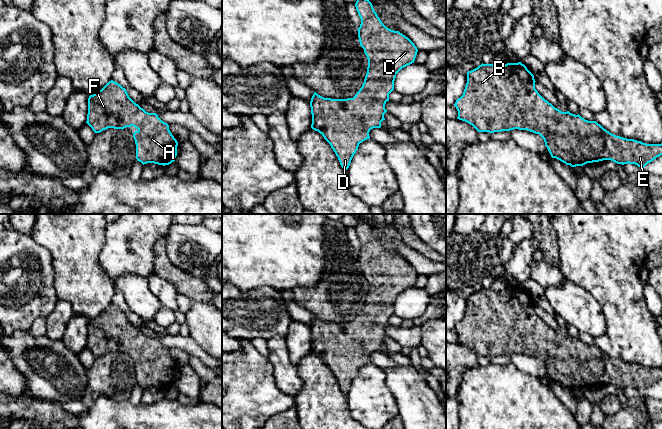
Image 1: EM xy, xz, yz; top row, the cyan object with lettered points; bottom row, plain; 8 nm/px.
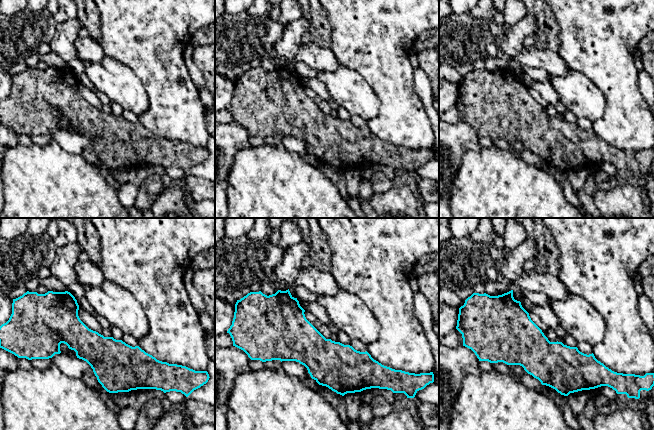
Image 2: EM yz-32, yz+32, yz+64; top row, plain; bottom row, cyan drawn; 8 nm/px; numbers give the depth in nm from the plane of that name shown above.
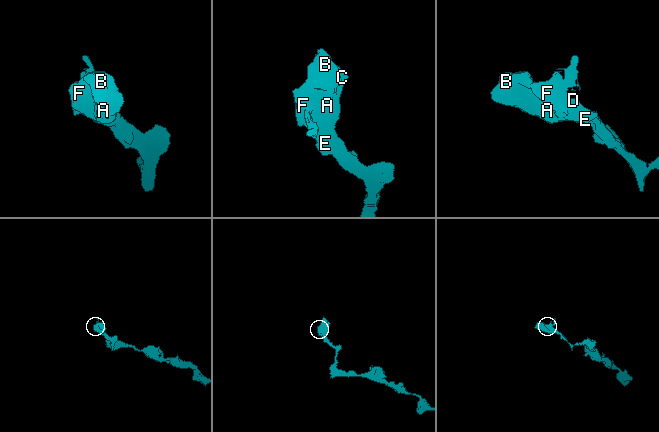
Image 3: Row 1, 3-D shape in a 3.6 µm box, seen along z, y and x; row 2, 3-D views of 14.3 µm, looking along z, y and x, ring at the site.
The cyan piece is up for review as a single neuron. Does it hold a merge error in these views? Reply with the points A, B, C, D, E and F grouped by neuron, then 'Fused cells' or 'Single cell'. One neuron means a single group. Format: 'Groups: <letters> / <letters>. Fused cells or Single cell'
Groups: A B C D E F. Single cell

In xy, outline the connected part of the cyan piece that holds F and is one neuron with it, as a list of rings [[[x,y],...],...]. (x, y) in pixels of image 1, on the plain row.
[[[109,305],[97,317],[88,322],[88,338],[86,347],[95,357],[100,357],[108,352],[124,353],[134,350],[137,354],[133,357],[136,368],[136,383],[143,389],[154,387],[169,389],[177,380],[178,366],[169,354],[169,349],[163,346],[156,337],[148,337],[136,328],[128,319],[125,312],[117,306]]]

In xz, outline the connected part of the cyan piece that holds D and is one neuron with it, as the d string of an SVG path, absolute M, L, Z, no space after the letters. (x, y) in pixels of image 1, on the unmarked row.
M358 220L355 231L361 243L357 254L358 262L368 283L364 307L353 322L324 322L314 316L310 325L311 352L318 355L330 368L341 391L345 394L349 392L359 368L370 363L370 354L381 352L381 346L385 344L384 338L387 336L385 328L389 325L389 318L394 314L396 298L402 292L414 287L418 276L417 271L408 261L399 255L387 252L382 247L368 223Z

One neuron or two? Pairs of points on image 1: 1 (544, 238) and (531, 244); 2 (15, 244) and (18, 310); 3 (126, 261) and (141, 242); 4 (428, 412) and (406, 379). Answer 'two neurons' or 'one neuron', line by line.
1: two neurons
2: one neuron
3: one neuron
4: one neuron

